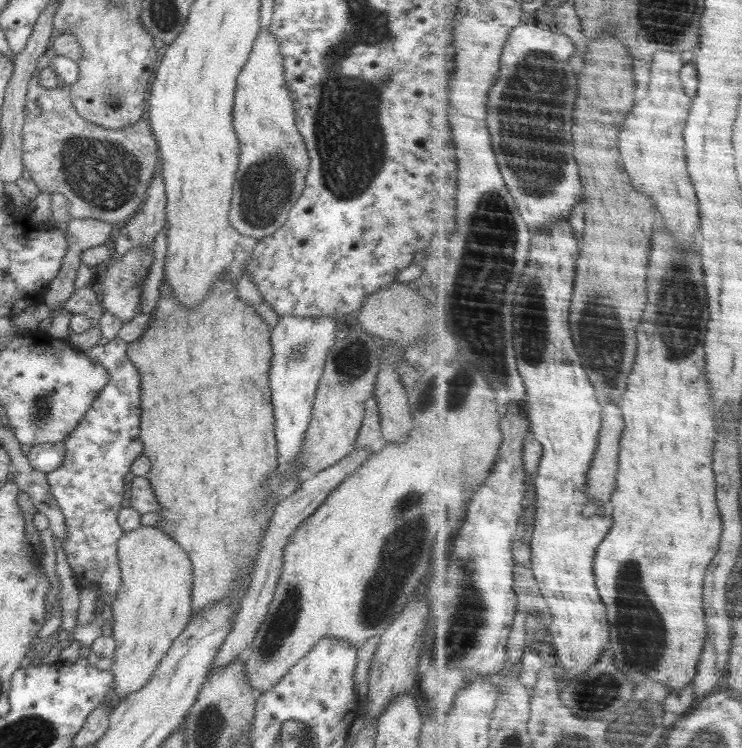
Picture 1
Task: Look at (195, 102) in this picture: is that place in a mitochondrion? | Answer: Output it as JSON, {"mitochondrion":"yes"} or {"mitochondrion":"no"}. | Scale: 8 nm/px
{"mitochondrion":"no"}

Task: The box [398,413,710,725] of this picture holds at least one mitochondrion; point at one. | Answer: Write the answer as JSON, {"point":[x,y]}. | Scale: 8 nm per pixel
{"point":[643,651]}

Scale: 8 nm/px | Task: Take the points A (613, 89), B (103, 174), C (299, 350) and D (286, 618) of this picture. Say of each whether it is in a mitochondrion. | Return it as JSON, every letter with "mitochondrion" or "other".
{"A":"other","B":"mitochondrion","C":"mitochondrion","D":"mitochondrion"}

